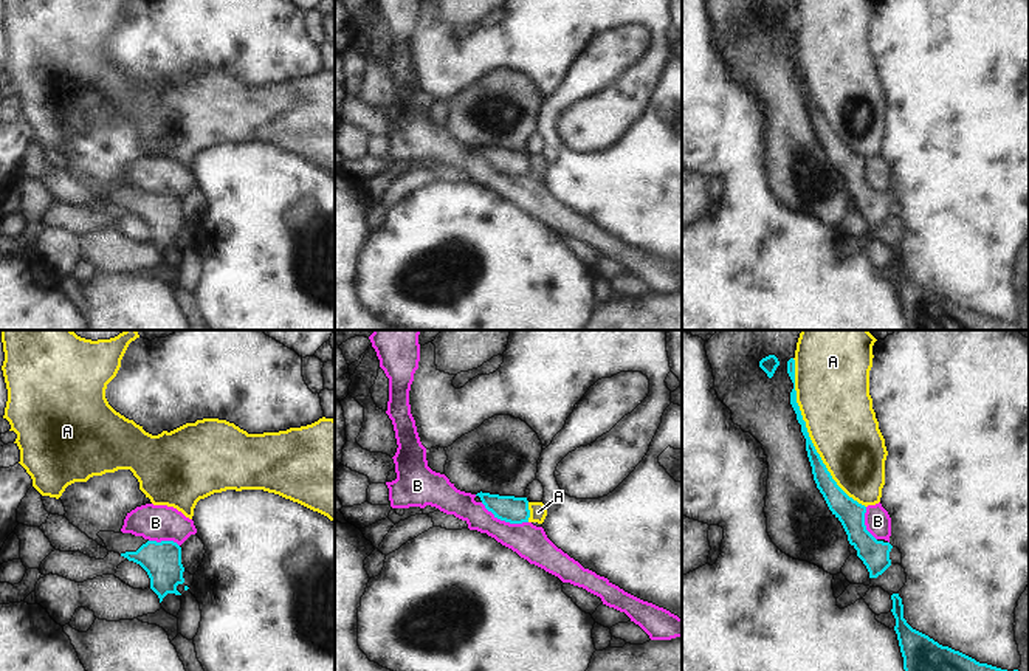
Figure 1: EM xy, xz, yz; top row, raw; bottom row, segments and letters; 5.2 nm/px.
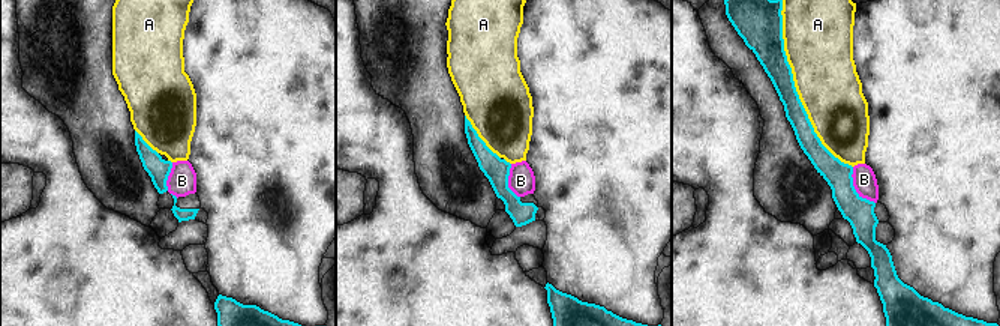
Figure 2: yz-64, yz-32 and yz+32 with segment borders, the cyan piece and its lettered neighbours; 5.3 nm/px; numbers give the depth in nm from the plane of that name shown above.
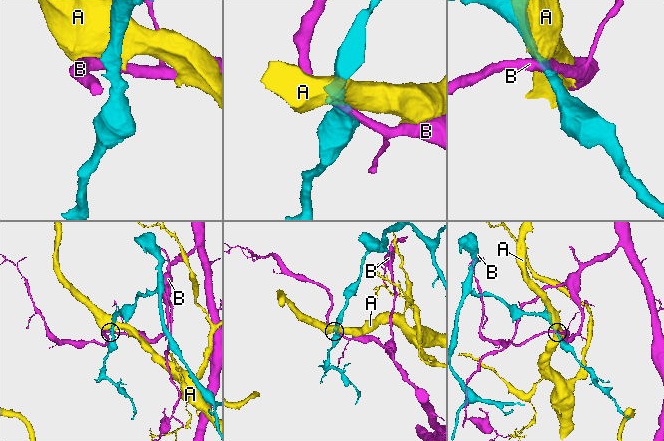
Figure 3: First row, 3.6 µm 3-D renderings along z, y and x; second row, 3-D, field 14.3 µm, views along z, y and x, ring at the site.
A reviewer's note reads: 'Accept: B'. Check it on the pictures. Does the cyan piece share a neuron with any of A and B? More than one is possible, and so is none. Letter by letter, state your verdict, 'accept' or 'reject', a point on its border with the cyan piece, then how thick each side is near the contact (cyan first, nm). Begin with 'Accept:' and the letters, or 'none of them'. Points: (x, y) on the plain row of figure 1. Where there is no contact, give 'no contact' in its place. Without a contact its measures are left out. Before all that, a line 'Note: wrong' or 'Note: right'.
Note: wrong
Accept: none of them
A: reject; contact yz (808, 89); calibres 90 and 380 nm
B: reject; contact xz (504, 172); calibres 140 and 180 nm

